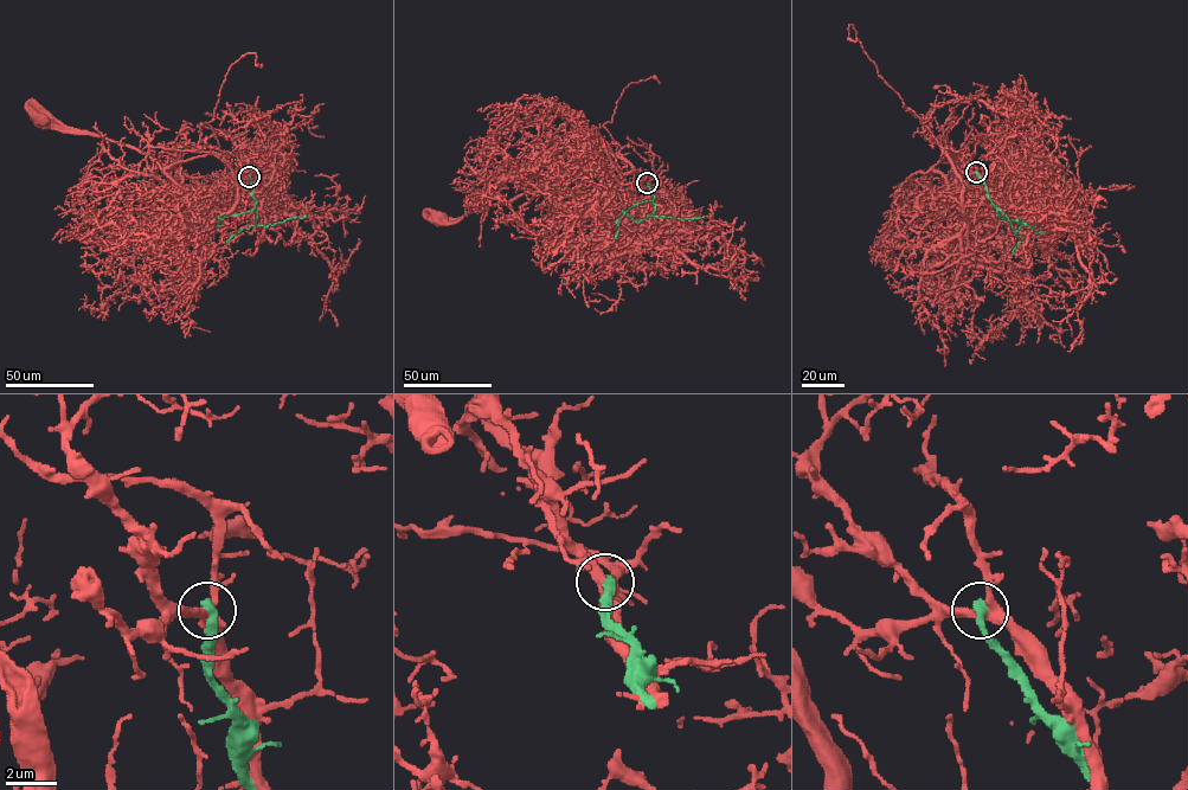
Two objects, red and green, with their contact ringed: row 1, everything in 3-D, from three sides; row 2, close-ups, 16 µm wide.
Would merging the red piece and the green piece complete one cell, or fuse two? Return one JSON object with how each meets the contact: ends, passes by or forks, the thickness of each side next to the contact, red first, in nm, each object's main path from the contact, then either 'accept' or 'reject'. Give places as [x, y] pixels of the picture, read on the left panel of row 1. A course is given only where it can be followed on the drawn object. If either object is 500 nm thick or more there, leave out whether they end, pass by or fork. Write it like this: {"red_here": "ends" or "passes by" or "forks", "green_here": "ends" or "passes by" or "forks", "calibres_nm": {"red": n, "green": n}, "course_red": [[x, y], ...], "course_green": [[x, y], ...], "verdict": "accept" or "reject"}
{"red_here": "forks", "green_here": "ends", "calibres_nm": {"red": 320, "green": 440}, "course_red": [[250, 175], [254, 192], [236, 209], [229, 209], [213, 197], [178, 186], [146, 154], [79, 134], [39, 115]], "course_green": [[250, 177], [257, 225], [273, 225], [307, 216]], "verdict": "reject"}

